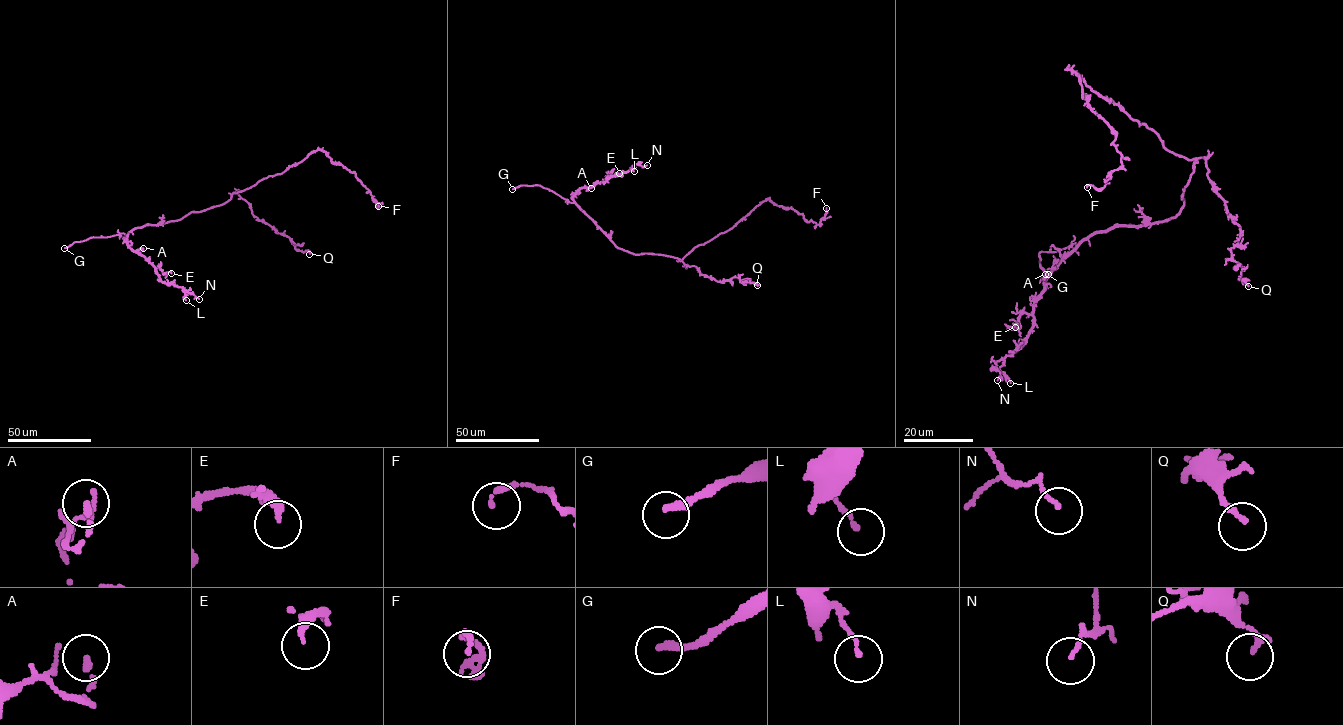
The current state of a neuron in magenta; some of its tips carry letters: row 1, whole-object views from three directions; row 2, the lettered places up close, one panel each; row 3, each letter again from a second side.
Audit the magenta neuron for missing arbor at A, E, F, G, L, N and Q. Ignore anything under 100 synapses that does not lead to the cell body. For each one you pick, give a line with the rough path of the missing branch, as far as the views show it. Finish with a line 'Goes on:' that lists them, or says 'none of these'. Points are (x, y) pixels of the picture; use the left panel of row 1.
Goes on: G

